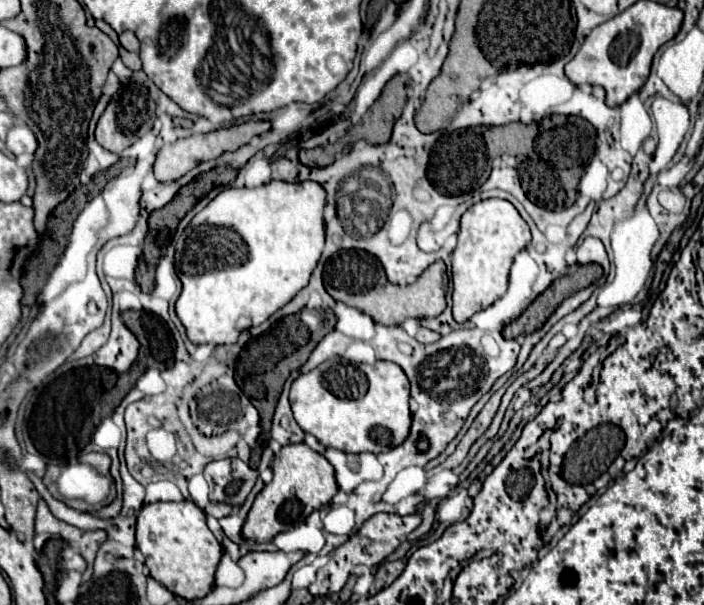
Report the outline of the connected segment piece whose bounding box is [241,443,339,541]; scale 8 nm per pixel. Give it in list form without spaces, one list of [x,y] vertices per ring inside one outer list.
[[[305,443],[285,445],[273,459],[273,481],[263,487],[243,525],[243,539],[271,541],[275,535],[301,525],[313,511],[329,503],[339,491],[333,465]]]

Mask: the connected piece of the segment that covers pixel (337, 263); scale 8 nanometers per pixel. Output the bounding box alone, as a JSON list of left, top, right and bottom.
[323,249,447,325]

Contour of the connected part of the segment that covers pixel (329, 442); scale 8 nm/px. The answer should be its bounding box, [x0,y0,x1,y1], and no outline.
[291,359,411,453]

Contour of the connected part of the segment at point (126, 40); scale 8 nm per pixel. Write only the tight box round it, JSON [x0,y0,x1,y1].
[119,31,139,51]

